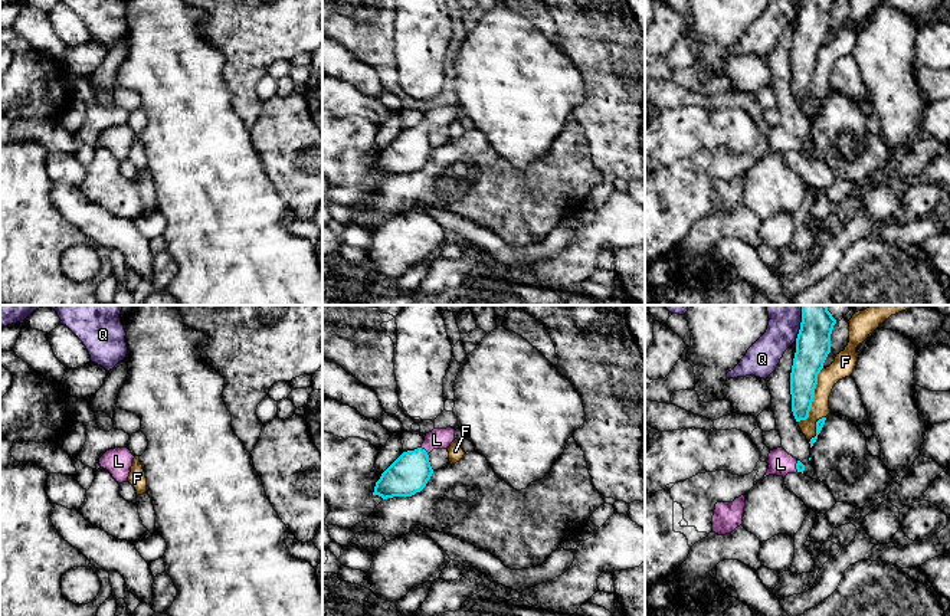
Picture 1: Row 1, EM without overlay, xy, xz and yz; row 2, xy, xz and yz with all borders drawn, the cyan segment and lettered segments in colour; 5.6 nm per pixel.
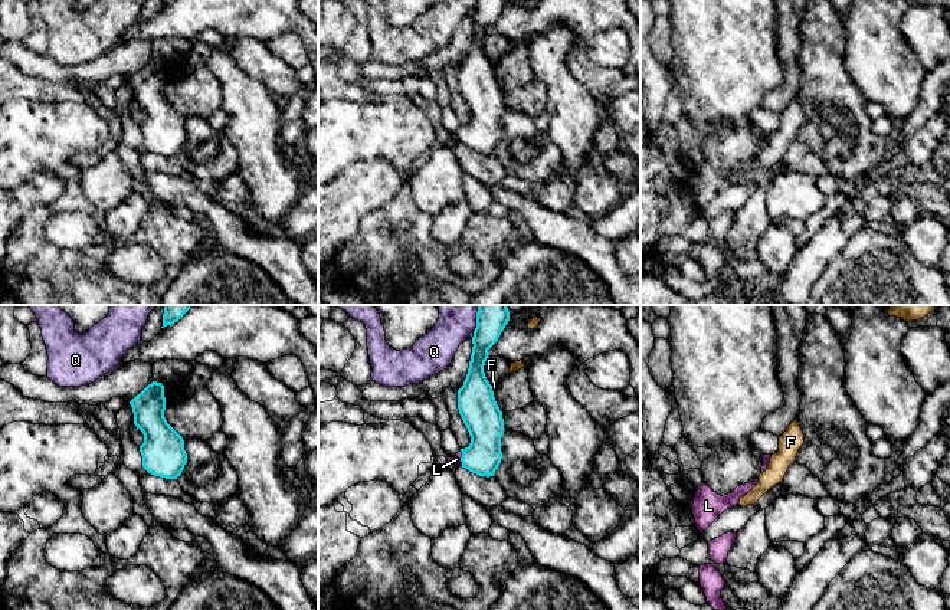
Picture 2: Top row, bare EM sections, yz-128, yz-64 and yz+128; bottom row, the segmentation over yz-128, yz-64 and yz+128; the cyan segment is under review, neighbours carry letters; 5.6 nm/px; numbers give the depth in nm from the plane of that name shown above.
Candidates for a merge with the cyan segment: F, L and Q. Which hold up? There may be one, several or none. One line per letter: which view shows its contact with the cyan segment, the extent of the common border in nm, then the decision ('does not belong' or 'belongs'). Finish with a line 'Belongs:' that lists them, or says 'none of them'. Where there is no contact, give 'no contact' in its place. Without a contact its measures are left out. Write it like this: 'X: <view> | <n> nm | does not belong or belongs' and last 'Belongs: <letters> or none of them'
F: yz | 340 nm | does not belong
L: xz | 70 nm | belongs
Q: yz | 110 nm | does not belong
Belongs: L

